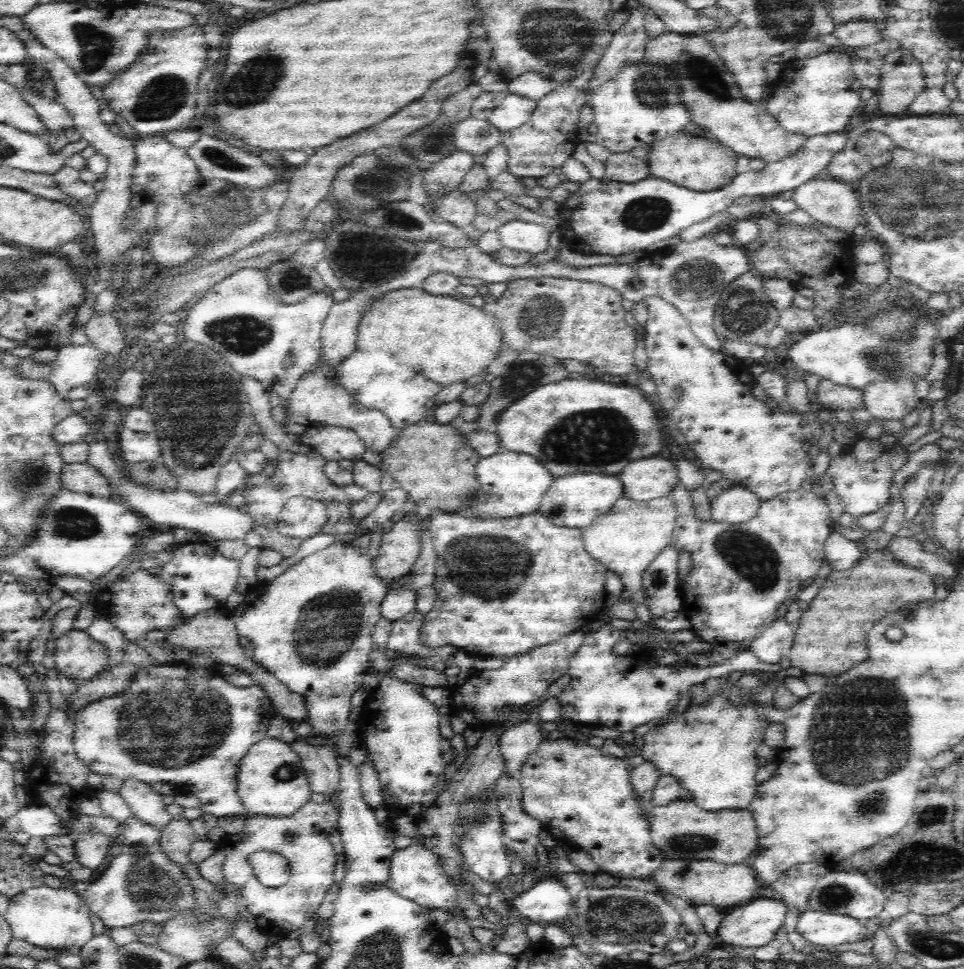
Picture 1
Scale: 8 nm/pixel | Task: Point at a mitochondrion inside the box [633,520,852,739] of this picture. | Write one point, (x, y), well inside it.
(756, 561)

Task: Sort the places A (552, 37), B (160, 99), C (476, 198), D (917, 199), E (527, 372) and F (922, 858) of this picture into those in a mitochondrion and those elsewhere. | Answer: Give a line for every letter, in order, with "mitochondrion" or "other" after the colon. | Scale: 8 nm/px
A: mitochondrion
B: mitochondrion
C: other
D: mitochondrion
E: mitochondrion
F: mitochondrion

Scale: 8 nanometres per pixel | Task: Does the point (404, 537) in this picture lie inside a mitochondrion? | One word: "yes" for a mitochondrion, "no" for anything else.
no

